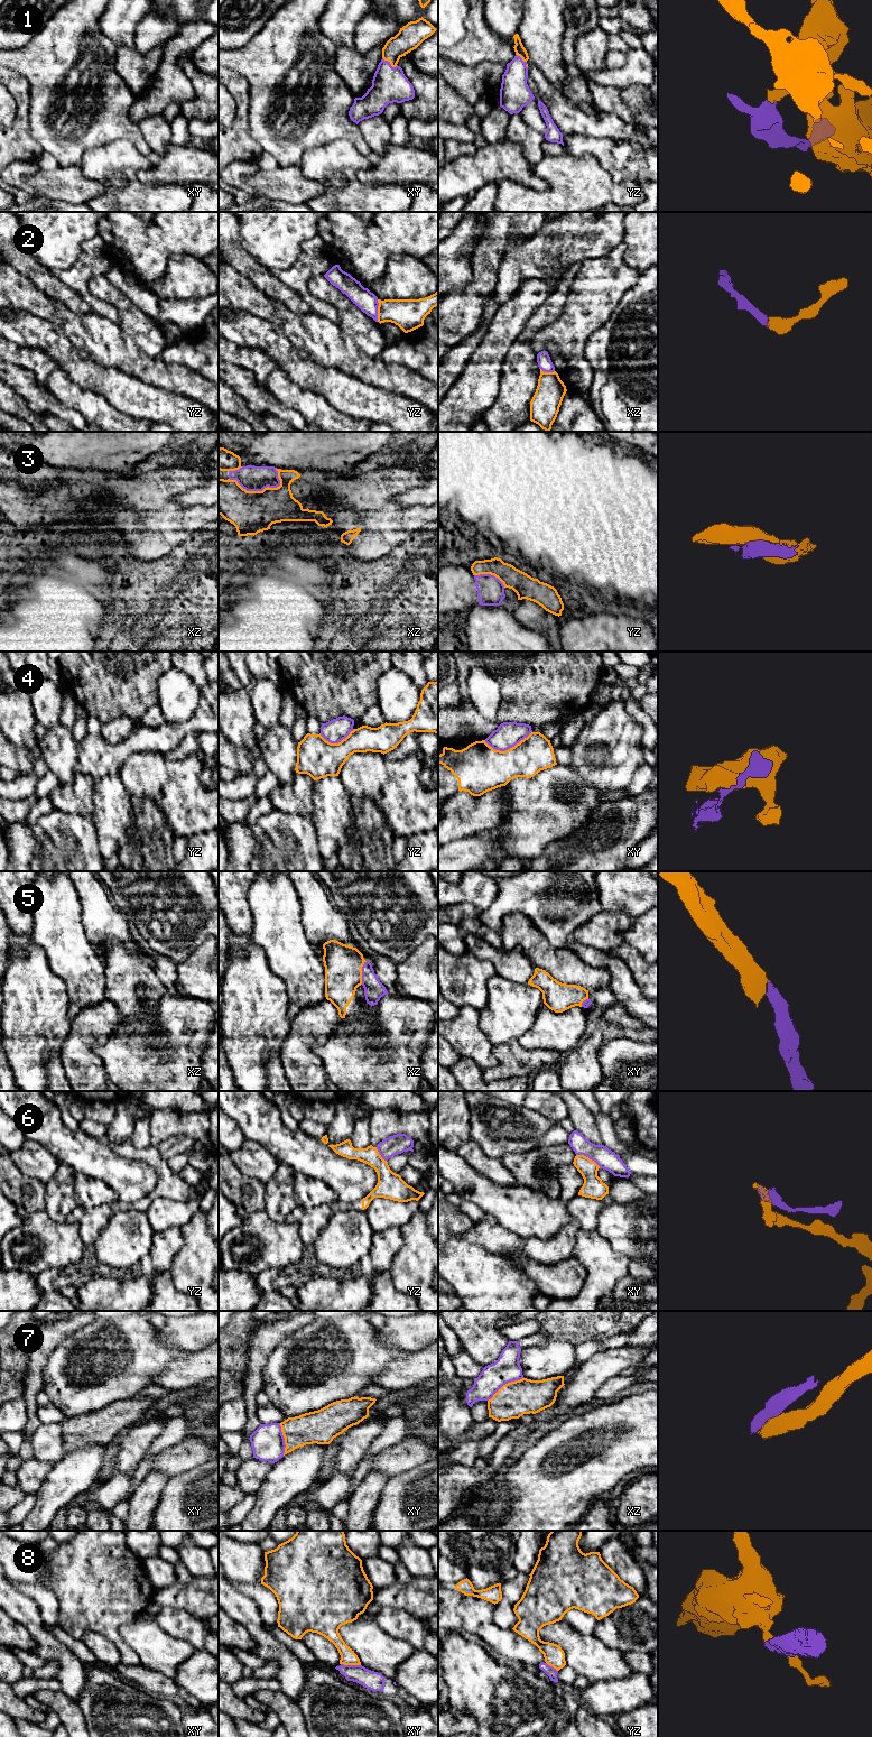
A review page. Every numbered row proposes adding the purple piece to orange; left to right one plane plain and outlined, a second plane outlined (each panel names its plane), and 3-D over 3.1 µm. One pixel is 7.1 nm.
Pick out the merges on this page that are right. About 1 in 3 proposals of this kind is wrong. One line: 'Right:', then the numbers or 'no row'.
Right: 1, 2, 5

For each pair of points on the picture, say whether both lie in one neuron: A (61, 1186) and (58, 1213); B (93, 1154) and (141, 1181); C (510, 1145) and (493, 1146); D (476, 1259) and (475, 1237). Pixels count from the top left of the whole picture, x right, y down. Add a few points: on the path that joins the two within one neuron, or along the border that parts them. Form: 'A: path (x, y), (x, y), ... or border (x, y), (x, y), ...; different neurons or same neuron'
A: path (59, 1193), (58, 1207); same neuron
B: path (105, 1164), (129, 1179); same neuron
C: path (506, 1145), (498, 1145); same neuron
D: border (461, 1236), (494, 1254), (500, 1254); different neurons

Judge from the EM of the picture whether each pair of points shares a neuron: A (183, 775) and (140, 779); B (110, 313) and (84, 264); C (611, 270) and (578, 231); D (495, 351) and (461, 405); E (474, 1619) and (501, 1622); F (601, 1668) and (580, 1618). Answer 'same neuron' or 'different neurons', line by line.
A: same neuron
B: same neuron
C: different neurons
D: same neuron
E: different neurons
F: different neurons

